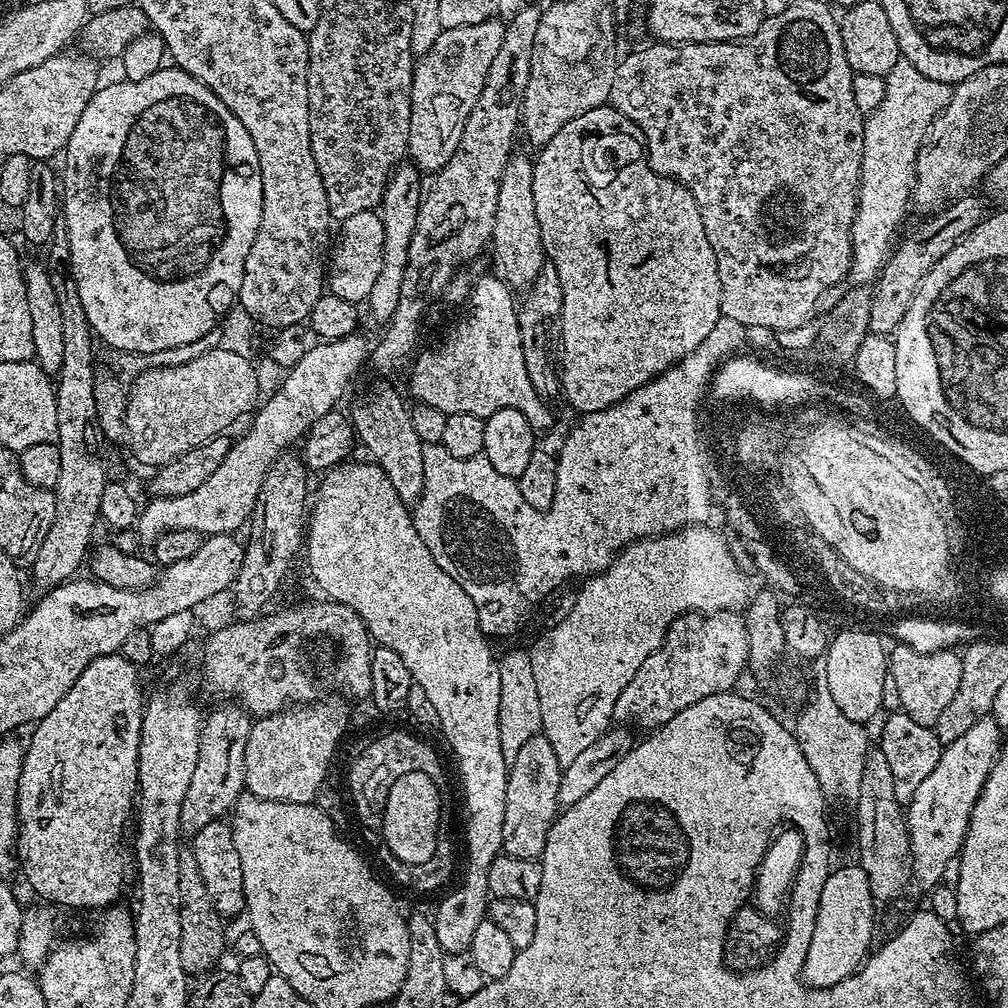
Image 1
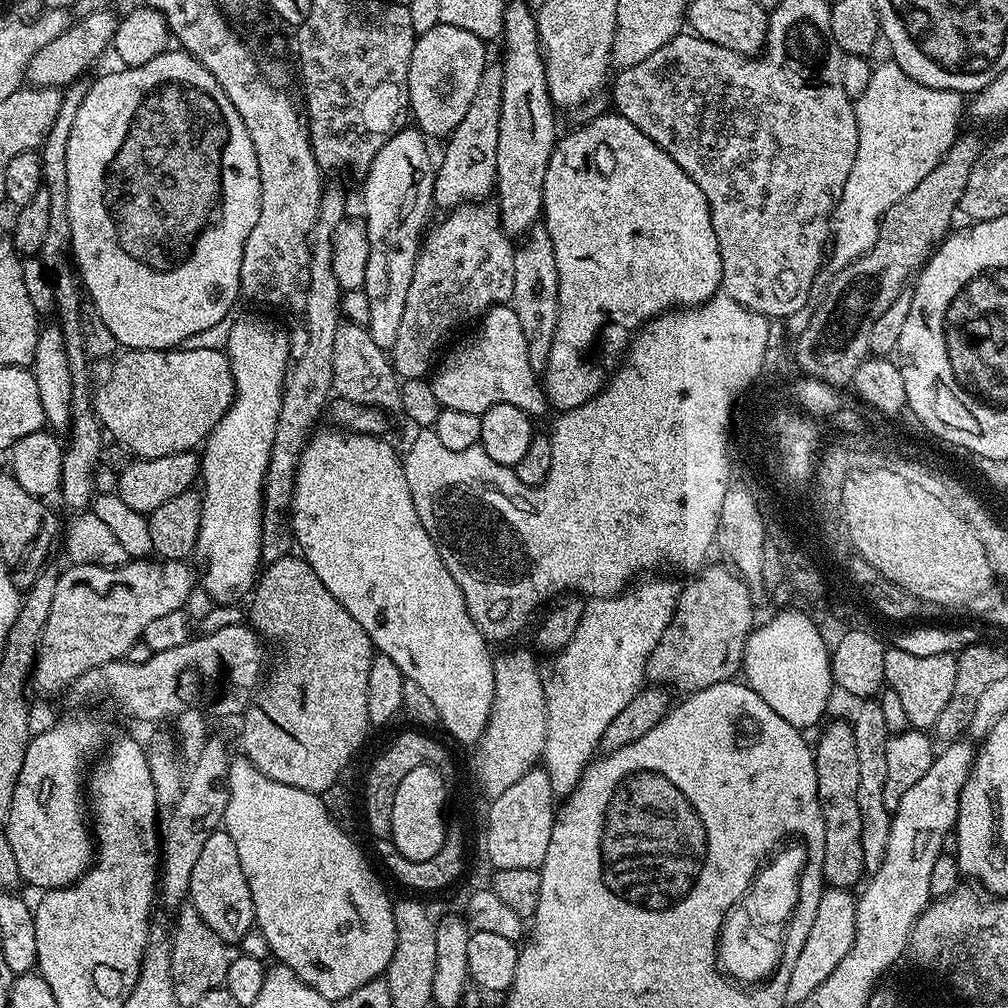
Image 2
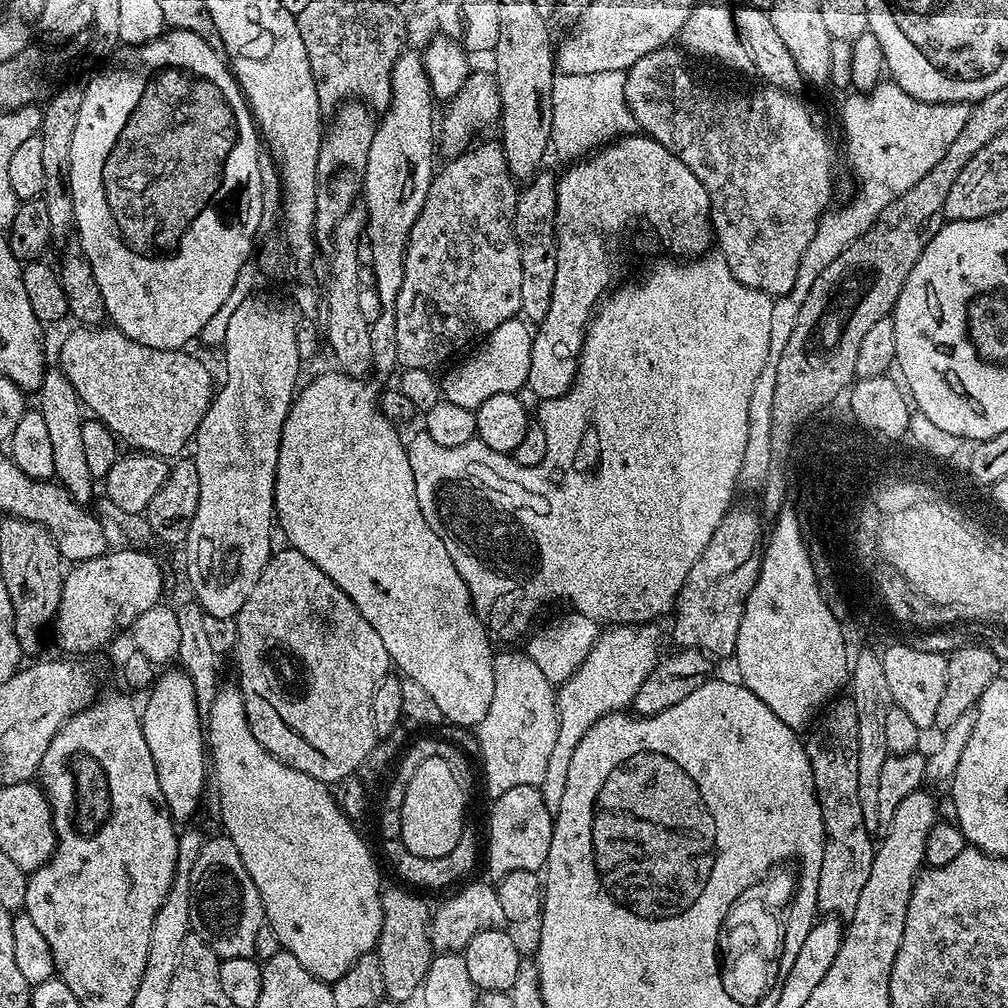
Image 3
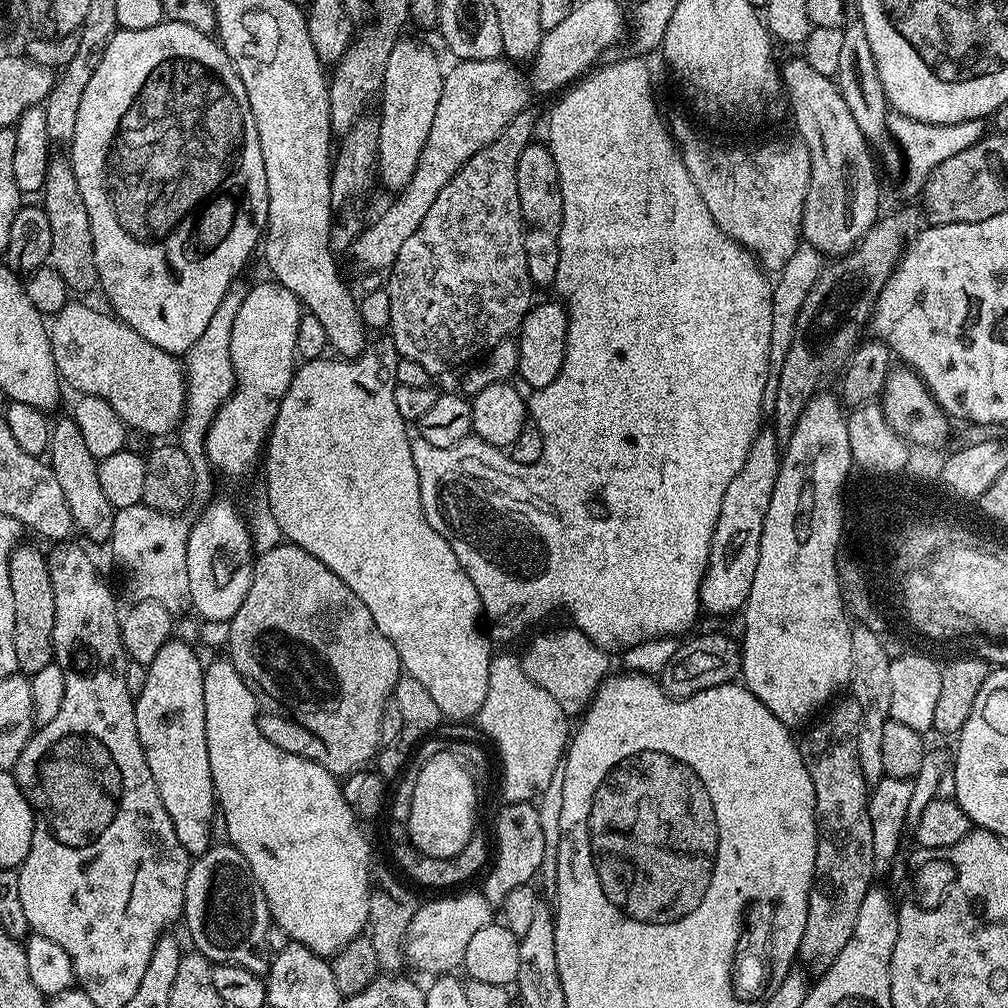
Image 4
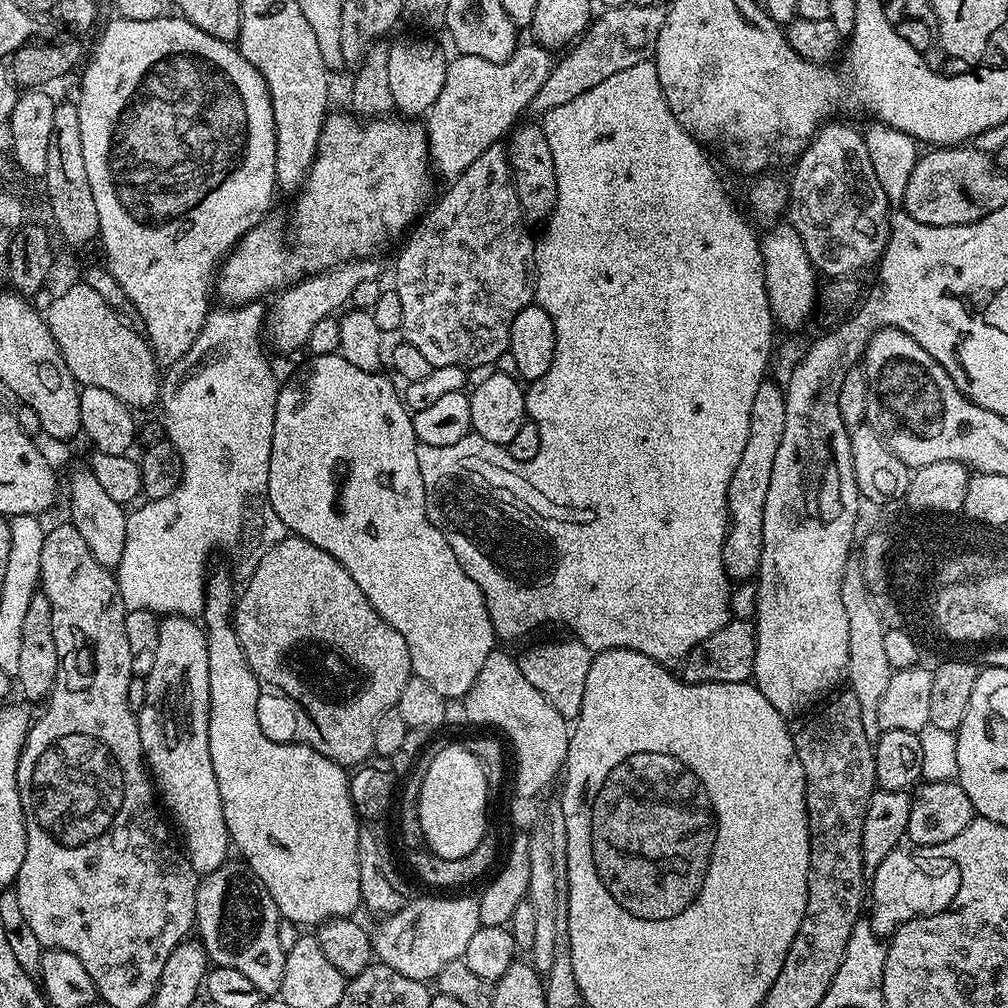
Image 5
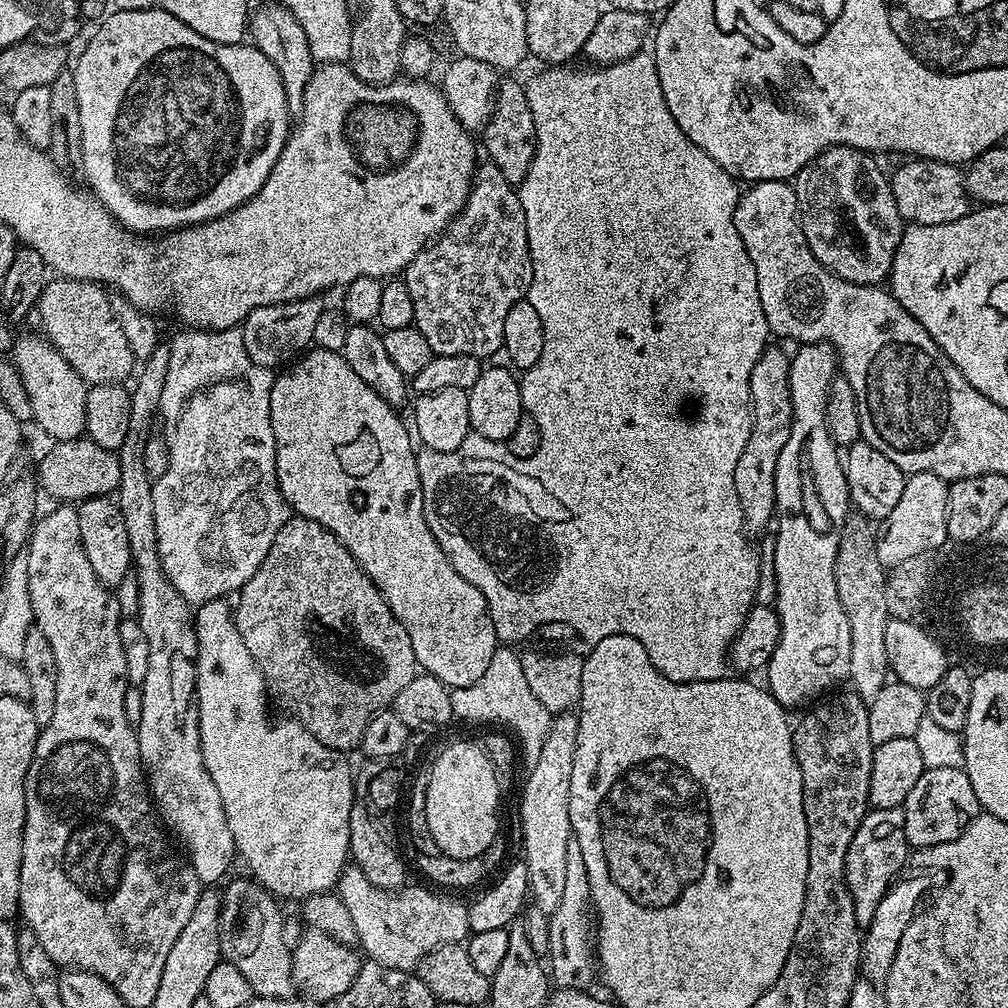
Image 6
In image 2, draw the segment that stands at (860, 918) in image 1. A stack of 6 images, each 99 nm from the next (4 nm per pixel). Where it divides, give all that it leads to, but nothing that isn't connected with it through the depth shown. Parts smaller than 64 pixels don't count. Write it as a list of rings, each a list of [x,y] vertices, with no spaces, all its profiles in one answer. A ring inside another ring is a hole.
[[[825,887],[814,914],[814,922],[810,926],[810,934],[806,934],[806,942],[802,942],[802,950],[798,950],[798,958],[794,958],[794,970],[790,970],[790,982],[784,995],[784,1003],[798,1006],[838,967],[838,962],[850,954],[850,946],[854,946],[856,933],[857,897],[843,888]]]

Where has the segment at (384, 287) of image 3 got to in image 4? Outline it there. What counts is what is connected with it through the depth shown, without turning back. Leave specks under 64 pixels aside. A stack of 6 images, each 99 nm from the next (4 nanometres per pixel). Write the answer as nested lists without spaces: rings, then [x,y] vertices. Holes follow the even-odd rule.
[[[397,40],[394,50],[390,50],[390,58],[386,62],[386,78],[384,87],[380,89],[378,108],[380,112],[380,154],[378,157],[378,180],[388,188],[403,190],[407,188],[410,178],[418,166],[418,158],[422,154],[422,146],[426,146],[426,137],[430,134],[430,126],[434,123],[434,110],[438,110],[438,98],[442,98],[442,86],[446,75],[445,65],[440,65],[436,52],[424,40]]]

